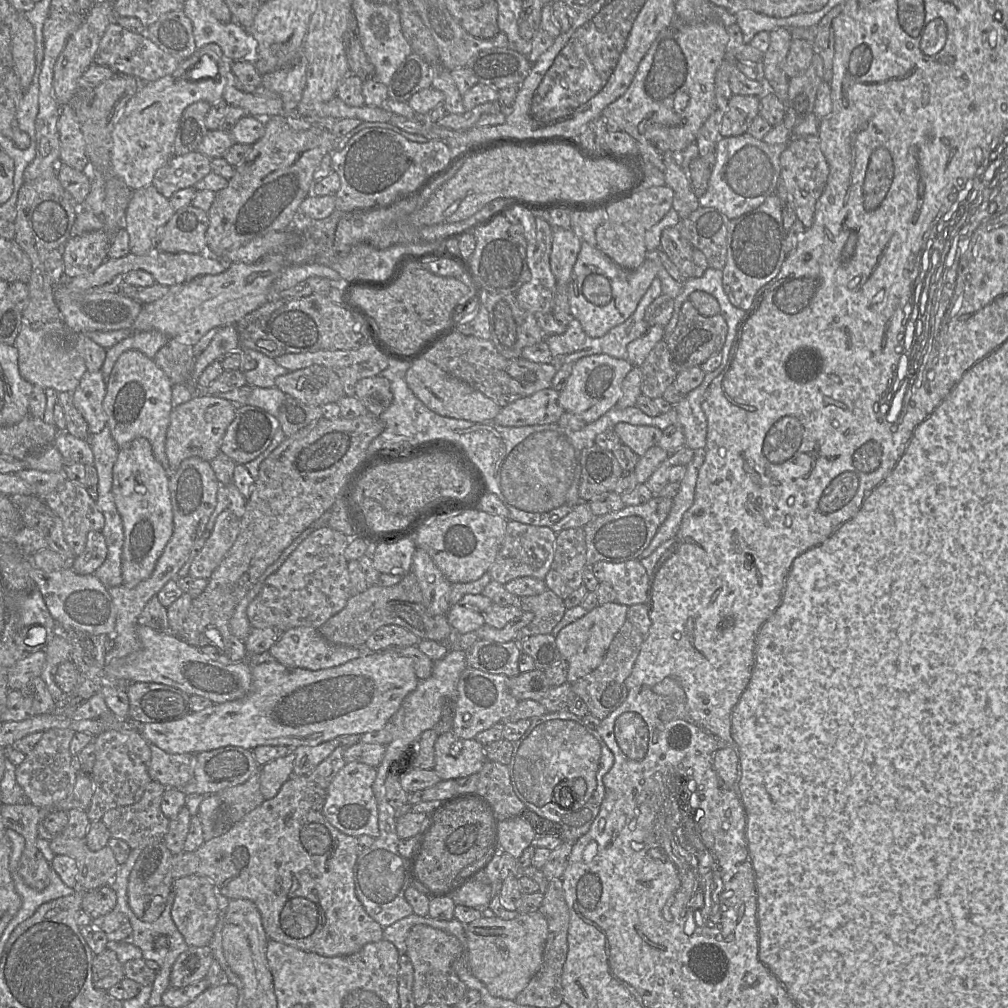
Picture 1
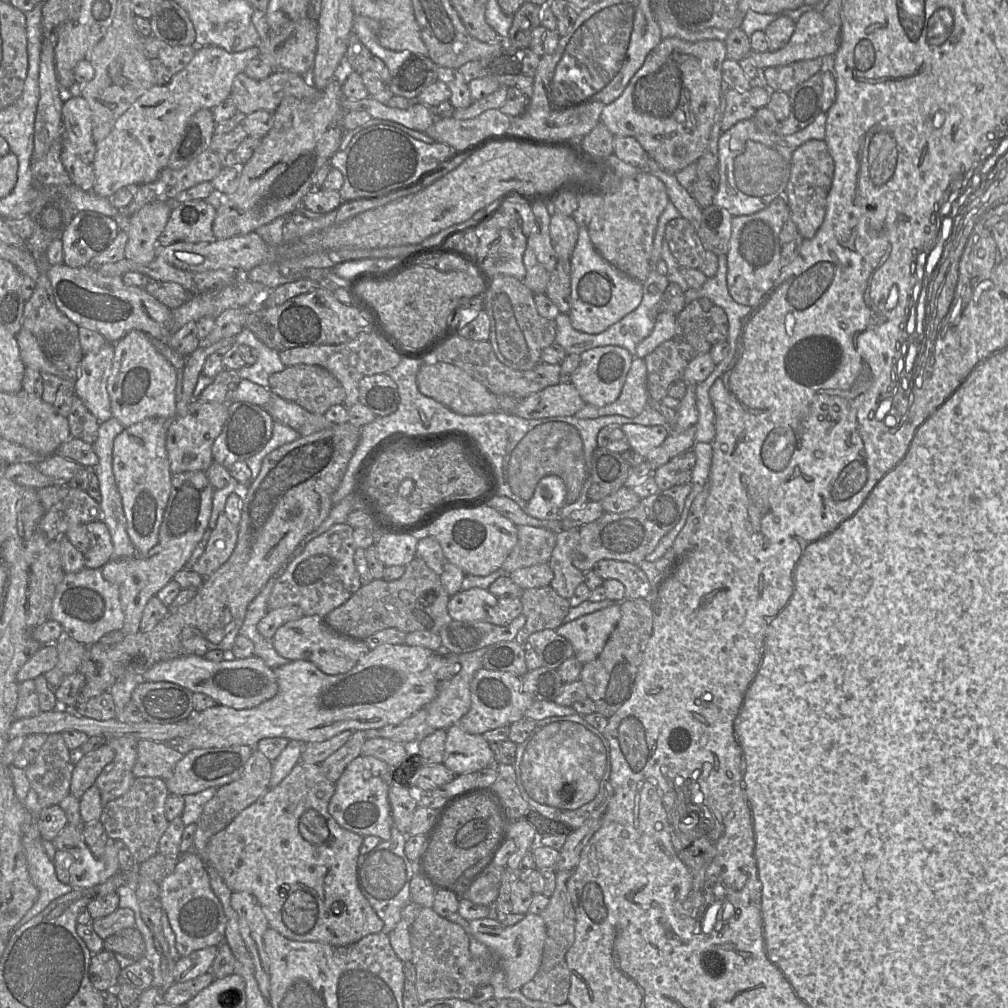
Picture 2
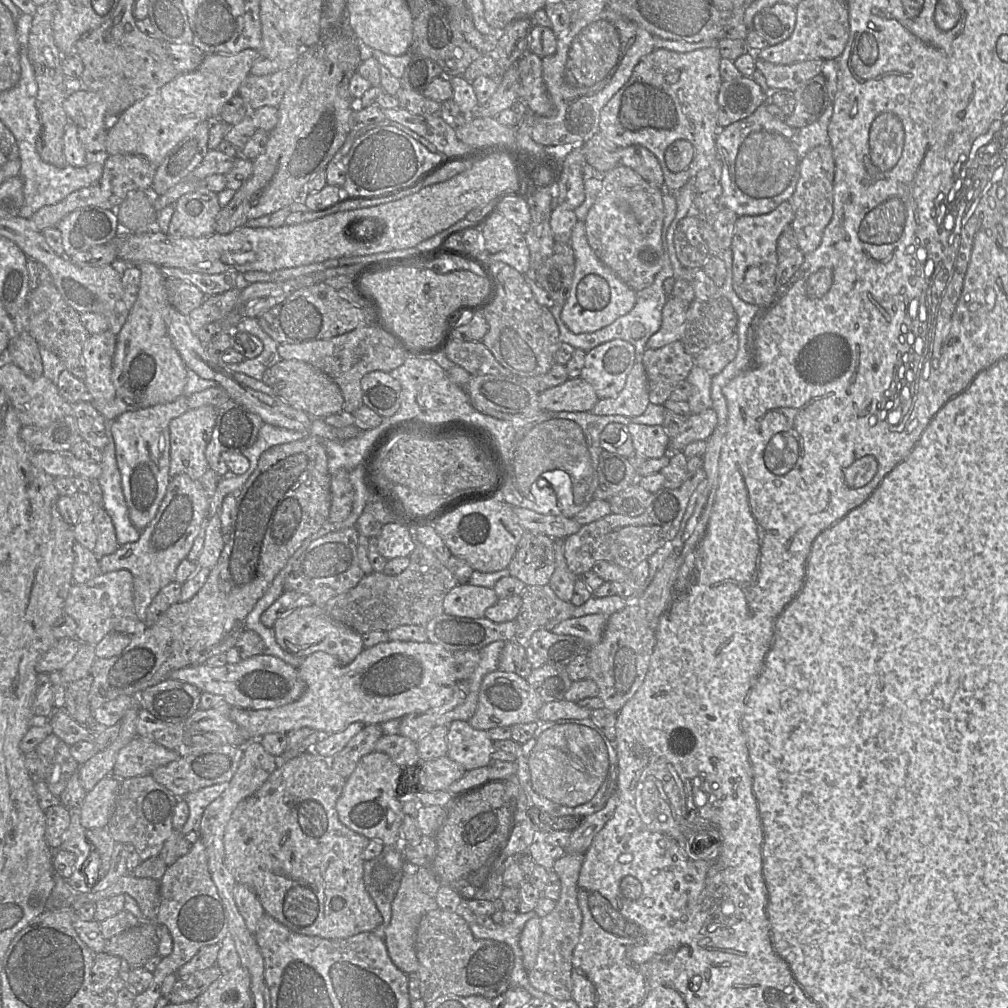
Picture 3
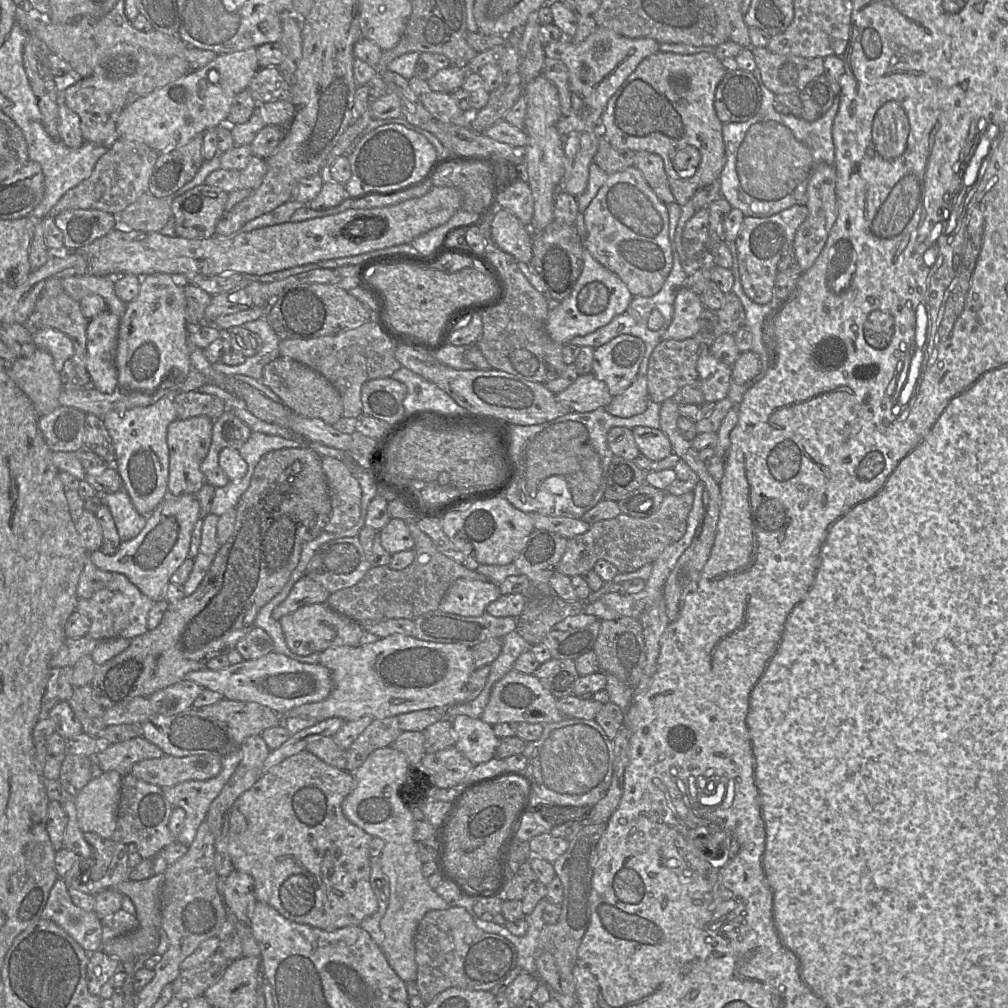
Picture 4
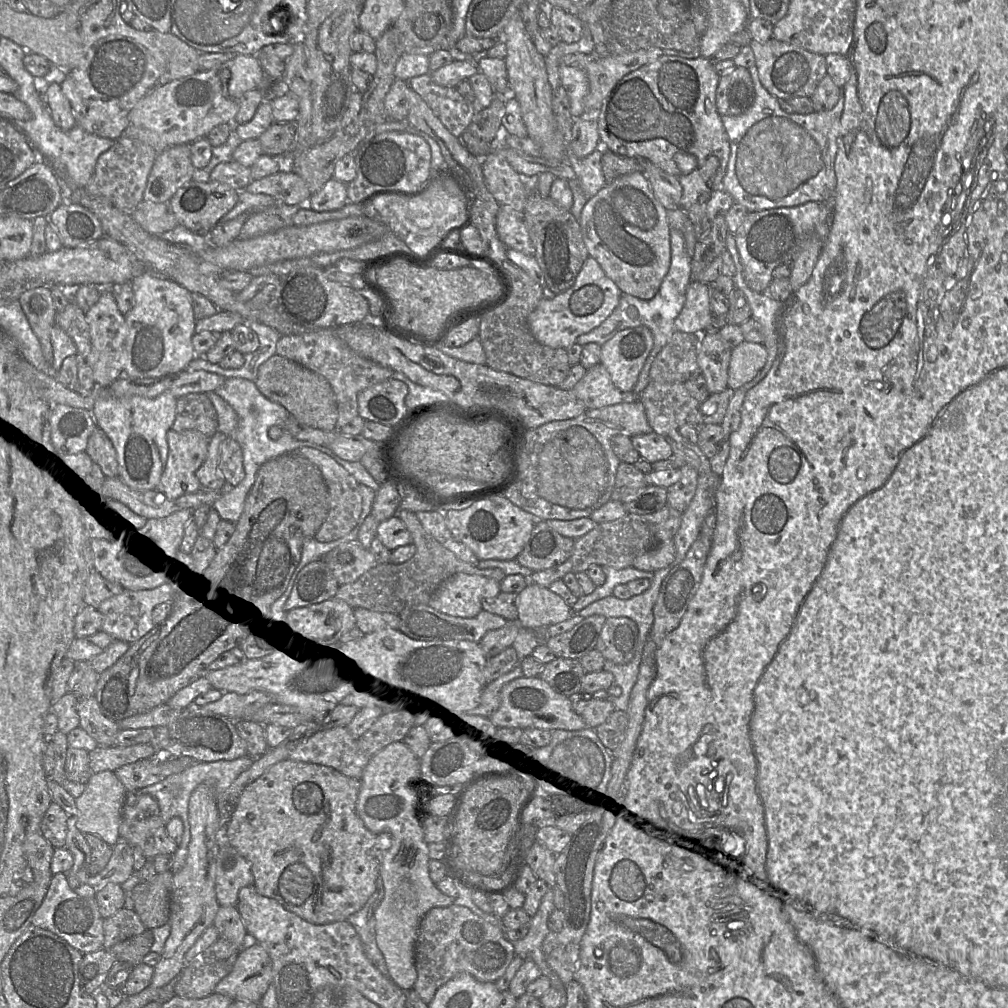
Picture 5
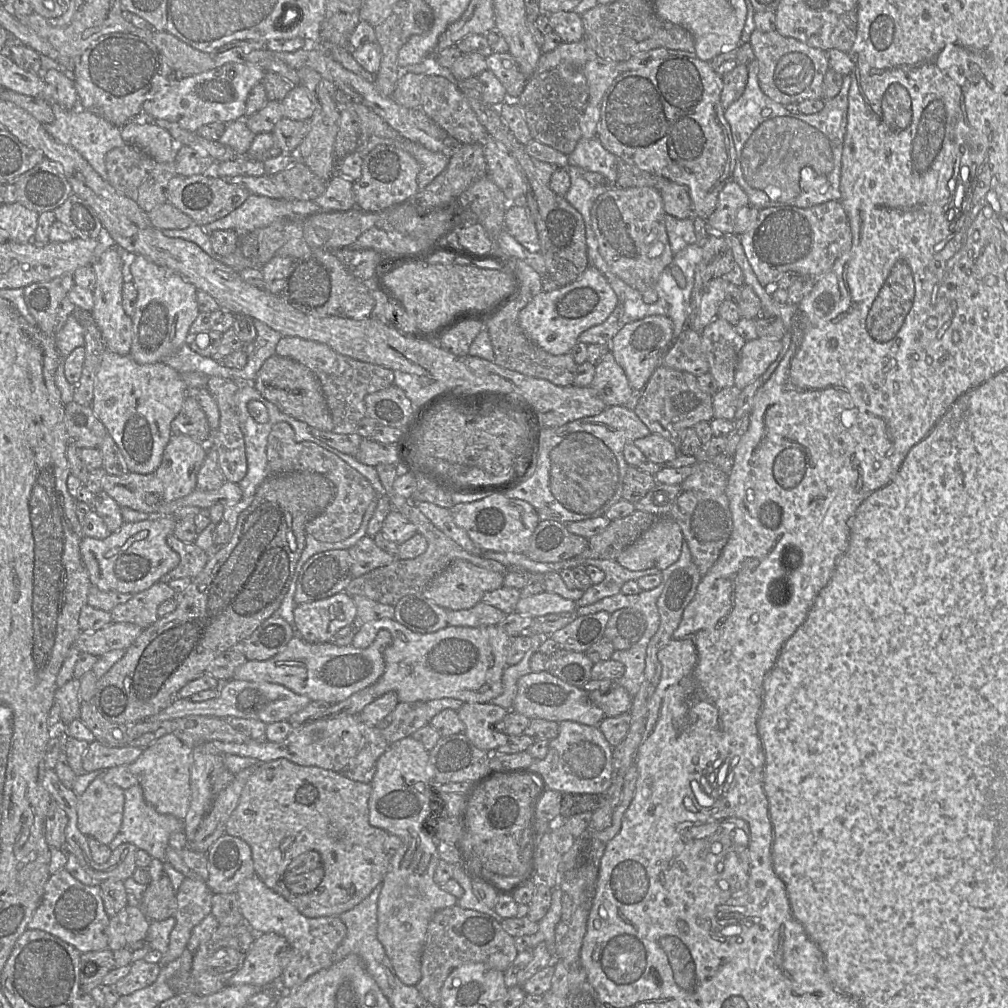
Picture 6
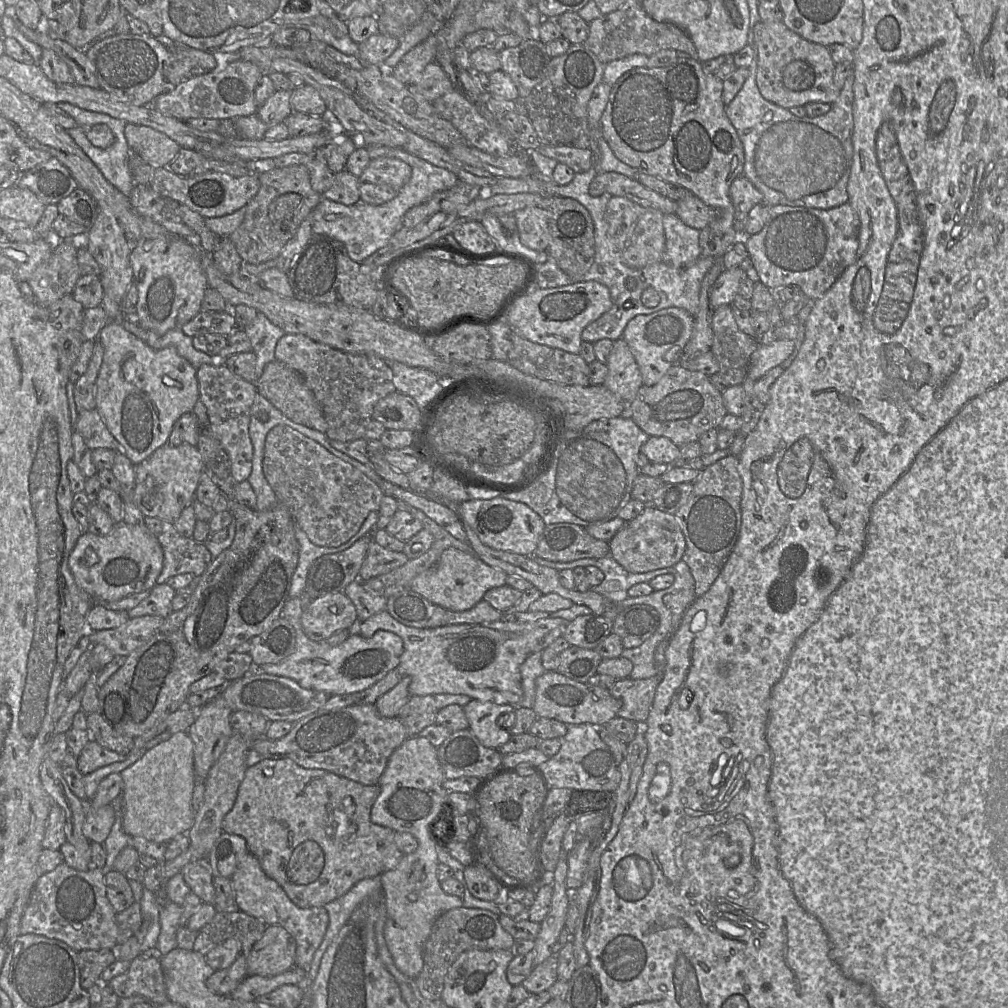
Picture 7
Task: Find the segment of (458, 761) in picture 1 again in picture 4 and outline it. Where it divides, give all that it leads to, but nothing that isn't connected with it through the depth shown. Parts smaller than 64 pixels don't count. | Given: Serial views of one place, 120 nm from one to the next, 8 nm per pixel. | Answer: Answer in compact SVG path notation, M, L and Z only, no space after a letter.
M458 715L451 721L455 735L455 748L473 765L485 763L495 757L495 751L500 743L493 727L480 718Z

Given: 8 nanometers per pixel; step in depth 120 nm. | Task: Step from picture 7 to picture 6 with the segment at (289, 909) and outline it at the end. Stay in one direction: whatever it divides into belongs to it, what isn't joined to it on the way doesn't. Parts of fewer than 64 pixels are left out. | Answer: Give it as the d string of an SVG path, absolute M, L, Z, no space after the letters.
M256 874L240 882L236 887L235 893L243 921L245 921L256 934L276 933L283 936L289 944L289 961L278 981L281 990L285 992L293 991L306 981L308 977L333 964L332 956L347 933L345 924L338 916L308 918L302 915L285 898L269 889Z

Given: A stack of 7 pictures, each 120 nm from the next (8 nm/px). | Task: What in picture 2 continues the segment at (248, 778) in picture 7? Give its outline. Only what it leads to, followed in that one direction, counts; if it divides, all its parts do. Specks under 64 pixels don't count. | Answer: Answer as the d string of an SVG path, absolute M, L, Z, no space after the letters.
M299 762L276 787L268 789L256 802L241 811L225 829L214 835L206 847L207 864L217 871L227 887L232 892L247 892L255 896L269 927L289 940L344 946L355 943L367 935L381 932L383 928L383 921L364 897L357 882L357 861L364 838L342 828L329 814L328 804L334 792L335 783L323 775L320 765Z

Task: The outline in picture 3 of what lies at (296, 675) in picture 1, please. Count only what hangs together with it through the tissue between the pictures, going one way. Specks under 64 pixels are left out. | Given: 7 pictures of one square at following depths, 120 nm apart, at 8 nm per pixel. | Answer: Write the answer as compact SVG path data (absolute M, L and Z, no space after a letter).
M389 640L370 648L364 648L347 665L340 665L334 656L318 651L305 657L297 670L305 684L305 690L296 701L270 709L253 710L231 707L230 719L249 736L249 741L260 739L266 734L288 733L301 728L311 728L321 734L331 734L345 730L353 722L362 722L367 725L401 719L411 713L421 713L441 706L450 700L457 684L454 676L453 652L430 642Z

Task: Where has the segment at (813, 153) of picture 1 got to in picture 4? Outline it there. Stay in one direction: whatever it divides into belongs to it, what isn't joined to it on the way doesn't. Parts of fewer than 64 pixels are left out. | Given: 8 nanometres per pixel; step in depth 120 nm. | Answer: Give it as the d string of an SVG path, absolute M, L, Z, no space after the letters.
M826 163L815 165L807 182L806 195L808 216L798 227L793 240L797 265L803 272L814 264L821 253L837 218L836 170L834 165Z

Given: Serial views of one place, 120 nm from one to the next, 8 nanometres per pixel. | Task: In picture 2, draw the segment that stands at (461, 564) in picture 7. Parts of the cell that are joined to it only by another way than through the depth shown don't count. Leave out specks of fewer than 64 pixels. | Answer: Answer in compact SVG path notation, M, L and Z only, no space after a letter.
M471 588L461 590L447 604L447 611L455 621L479 622L485 621L490 609L498 602L498 598L488 590Z

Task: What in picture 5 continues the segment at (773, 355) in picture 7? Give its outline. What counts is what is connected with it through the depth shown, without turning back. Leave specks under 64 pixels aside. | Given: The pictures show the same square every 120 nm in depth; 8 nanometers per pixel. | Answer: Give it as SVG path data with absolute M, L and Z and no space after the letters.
M743 341L732 350L728 370L728 388L737 390L753 380L767 360L763 344Z

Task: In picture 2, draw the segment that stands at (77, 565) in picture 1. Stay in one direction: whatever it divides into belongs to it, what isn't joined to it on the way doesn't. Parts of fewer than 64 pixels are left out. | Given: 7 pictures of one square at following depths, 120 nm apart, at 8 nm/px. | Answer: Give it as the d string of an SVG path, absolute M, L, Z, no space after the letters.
M103 520L87 524L90 548L84 554L85 568L101 569L111 560L114 546L110 531Z

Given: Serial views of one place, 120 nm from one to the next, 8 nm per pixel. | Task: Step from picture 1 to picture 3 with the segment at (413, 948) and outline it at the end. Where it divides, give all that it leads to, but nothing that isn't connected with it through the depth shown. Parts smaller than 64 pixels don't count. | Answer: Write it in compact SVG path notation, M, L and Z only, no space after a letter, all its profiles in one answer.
M440 908L421 917L416 930L415 953L419 991L426 1004L445 995L483 995L508 982L514 965L514 954L509 945L493 939L475 938L460 915Z

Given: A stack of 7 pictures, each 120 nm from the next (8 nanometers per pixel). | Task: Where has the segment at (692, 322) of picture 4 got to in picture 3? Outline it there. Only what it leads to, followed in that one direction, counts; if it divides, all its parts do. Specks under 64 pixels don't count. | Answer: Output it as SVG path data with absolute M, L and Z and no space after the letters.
M668 297L662 309L661 327L648 340L647 349L658 349L681 340L689 304L678 298Z

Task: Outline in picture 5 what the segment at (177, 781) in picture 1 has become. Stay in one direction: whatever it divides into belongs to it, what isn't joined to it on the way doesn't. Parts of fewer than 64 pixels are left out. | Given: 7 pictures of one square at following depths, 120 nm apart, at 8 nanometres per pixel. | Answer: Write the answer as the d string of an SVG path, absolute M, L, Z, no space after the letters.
M151 743L132 746L97 746L89 752L89 764L93 774L103 771L116 771L138 760L161 755Z

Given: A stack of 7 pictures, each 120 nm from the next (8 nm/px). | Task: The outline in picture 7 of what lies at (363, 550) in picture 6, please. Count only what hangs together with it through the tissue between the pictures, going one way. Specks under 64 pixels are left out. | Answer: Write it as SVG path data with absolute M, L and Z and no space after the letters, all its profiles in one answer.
M372 539L359 571L359 579L364 582L372 577L386 574L404 565L408 560L403 551L387 550Z

